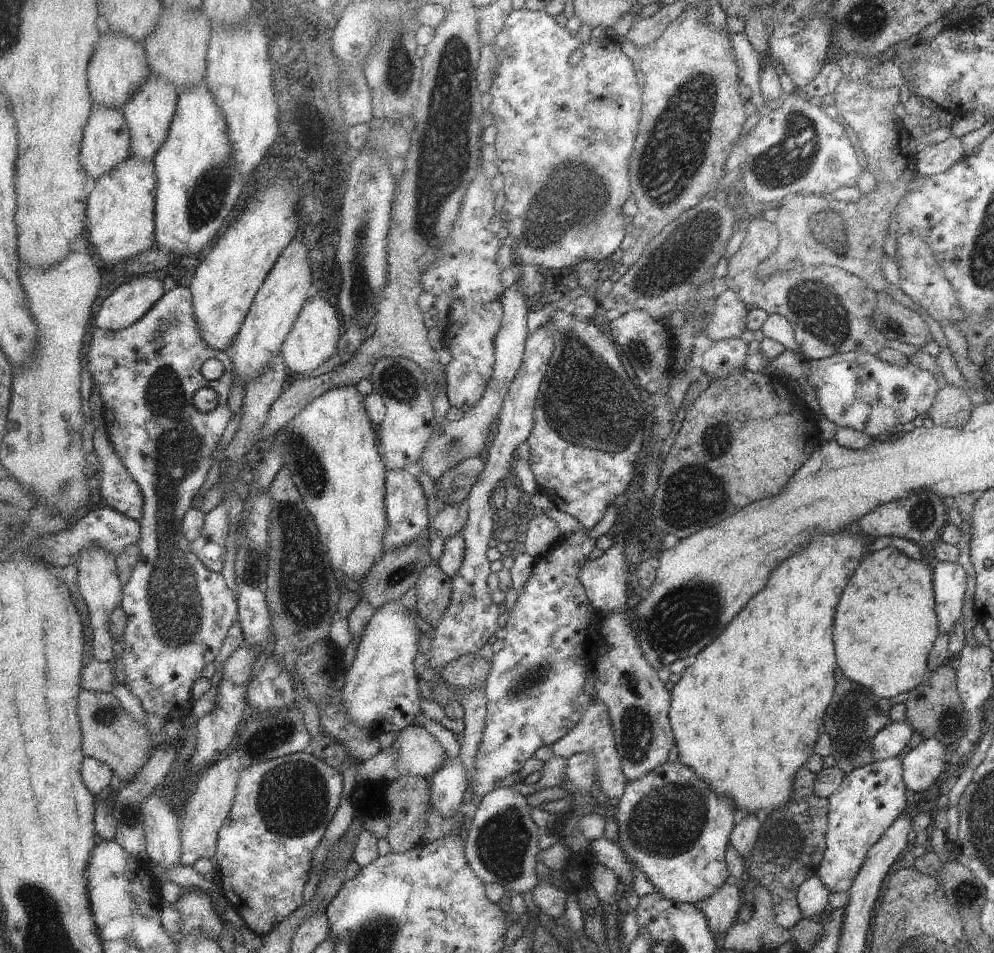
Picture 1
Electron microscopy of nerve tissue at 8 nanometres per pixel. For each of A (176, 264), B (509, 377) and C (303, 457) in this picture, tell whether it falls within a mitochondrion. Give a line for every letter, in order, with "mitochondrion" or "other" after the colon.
A: other
B: other
C: mitochondrion

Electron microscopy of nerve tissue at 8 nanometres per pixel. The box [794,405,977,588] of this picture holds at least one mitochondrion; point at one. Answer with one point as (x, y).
(927, 509)

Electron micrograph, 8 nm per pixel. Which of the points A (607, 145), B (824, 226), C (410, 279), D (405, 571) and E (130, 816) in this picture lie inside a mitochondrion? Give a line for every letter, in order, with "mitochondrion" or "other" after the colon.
A: other
B: mitochondrion
C: other
D: mitochondrion
E: mitochondrion

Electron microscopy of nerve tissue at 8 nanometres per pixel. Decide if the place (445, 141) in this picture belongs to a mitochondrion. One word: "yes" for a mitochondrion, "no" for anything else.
yes

